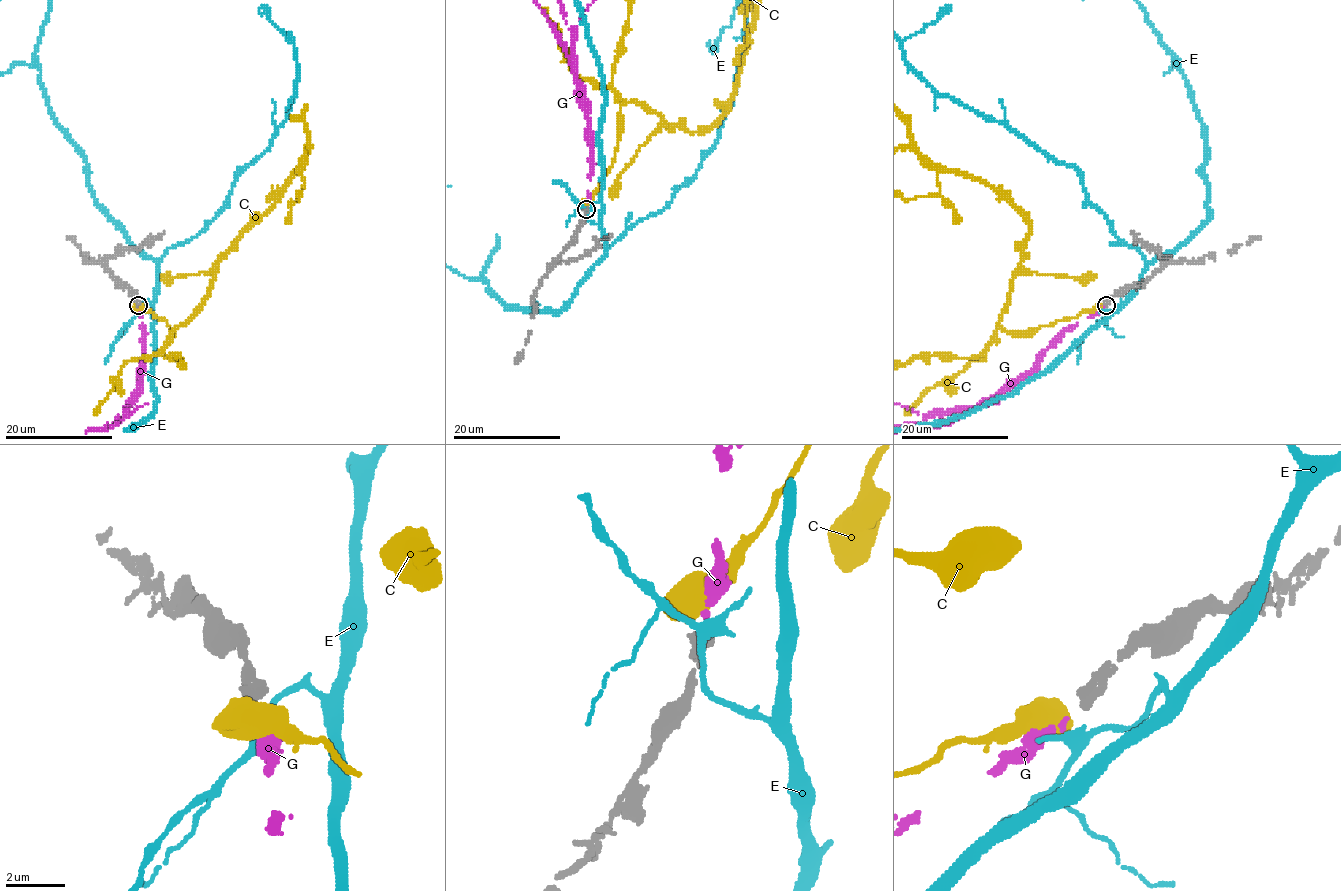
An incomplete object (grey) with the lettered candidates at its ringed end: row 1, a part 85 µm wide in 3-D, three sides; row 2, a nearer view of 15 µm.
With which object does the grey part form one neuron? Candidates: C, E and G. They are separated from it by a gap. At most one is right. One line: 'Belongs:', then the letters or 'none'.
Belongs: G

